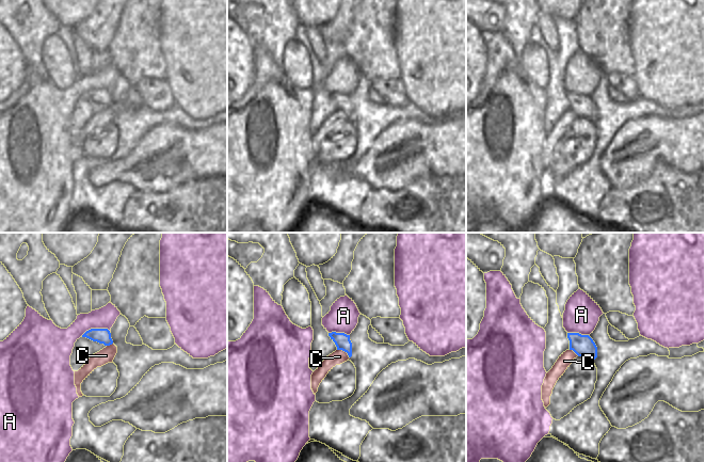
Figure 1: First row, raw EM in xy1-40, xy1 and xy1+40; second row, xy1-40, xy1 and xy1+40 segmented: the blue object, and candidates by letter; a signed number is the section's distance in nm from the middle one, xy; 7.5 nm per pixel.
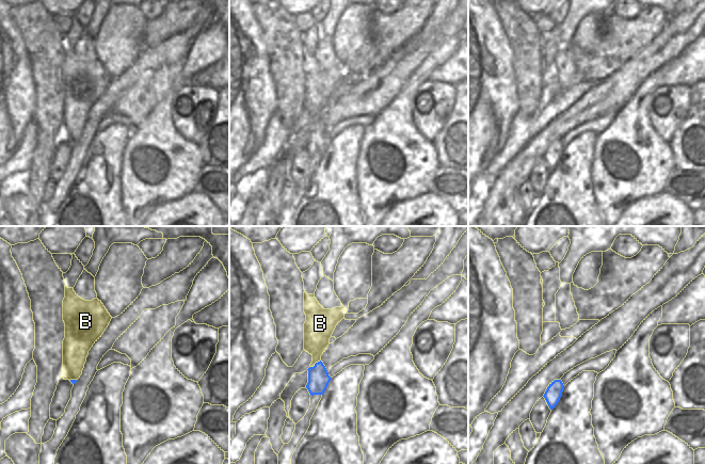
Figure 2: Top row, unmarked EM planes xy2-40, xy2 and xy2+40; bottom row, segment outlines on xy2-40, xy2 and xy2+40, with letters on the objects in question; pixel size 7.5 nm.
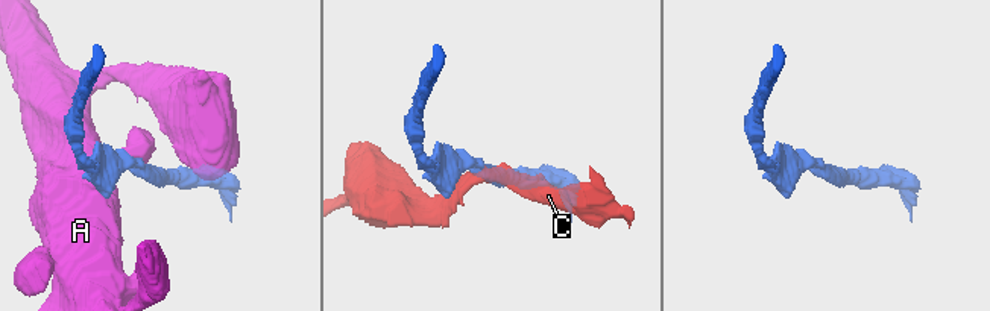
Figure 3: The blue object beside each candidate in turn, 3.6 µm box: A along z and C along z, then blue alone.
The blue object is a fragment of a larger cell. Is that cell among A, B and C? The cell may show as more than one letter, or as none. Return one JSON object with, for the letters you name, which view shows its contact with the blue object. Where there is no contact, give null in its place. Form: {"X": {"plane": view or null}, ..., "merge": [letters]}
{"B": {"plane": "xy2"}, "merge": ["B"]}

